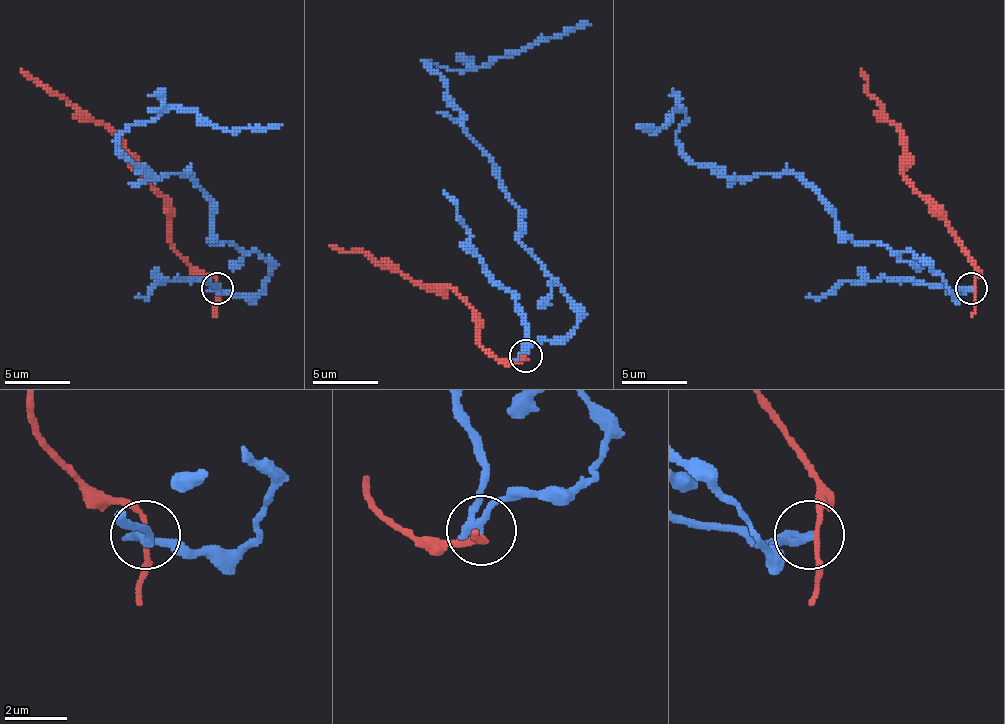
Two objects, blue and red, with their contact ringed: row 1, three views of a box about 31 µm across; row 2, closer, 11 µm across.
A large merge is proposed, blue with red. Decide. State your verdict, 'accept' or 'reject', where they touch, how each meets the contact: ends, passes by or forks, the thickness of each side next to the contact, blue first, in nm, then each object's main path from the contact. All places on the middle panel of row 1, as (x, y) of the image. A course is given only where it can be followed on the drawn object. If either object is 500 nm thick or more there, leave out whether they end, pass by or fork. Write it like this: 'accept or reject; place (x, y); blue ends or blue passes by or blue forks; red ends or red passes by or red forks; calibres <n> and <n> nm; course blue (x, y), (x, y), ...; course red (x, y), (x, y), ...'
reject; place (526, 355); blue passes by; red passes by; calibres 240 and 140 nm; course blue (525, 356), (564, 337), (577, 311), (518, 236), (518, 207), (427, 60), (489, 67), (590, 24); course red (525, 356), (522, 359), (496, 359), (479, 343), (479, 317), (450, 288), (421, 288), (362, 252), (330, 246)

